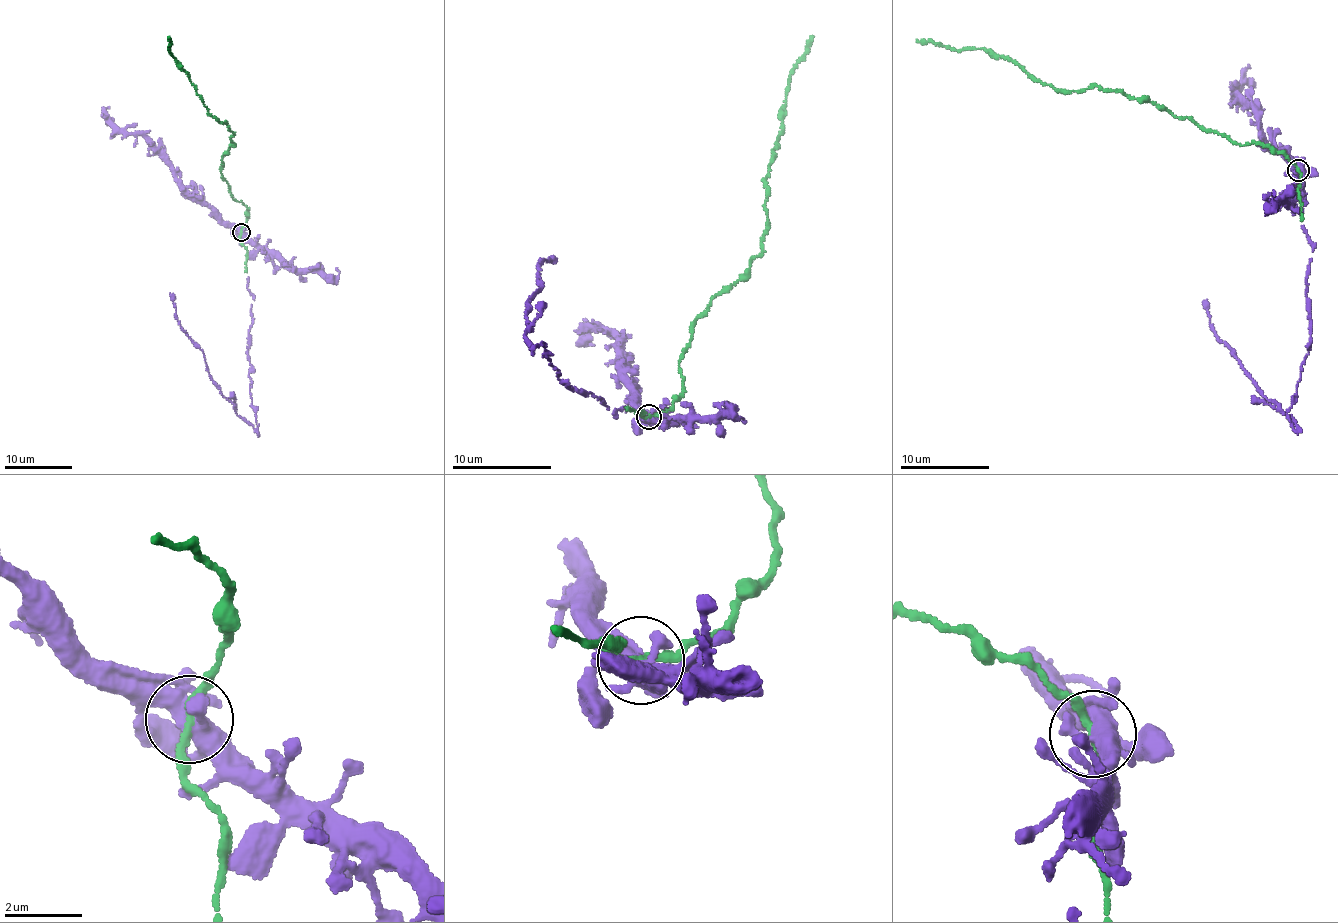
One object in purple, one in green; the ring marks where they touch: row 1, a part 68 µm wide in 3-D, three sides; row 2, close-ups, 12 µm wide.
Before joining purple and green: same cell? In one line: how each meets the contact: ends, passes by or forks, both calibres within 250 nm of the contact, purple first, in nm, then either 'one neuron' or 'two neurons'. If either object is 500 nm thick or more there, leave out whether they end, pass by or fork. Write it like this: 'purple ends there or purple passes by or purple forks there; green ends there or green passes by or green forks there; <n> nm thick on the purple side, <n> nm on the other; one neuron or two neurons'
purple forks there; green passes by; 420 nm thick on the purple side, 170 nm on the other; one neuron

